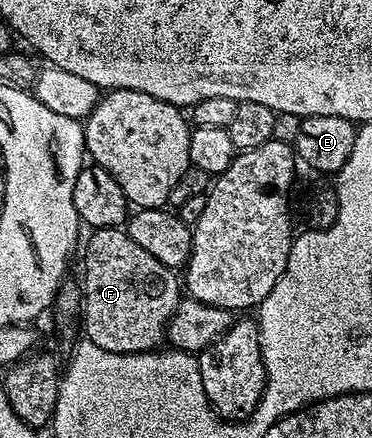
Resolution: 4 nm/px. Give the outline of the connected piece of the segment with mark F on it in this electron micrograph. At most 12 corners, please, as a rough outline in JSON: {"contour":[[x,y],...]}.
{"contour":[[121,227],[85,247],[83,335],[120,355],[162,346],[176,270]]}

